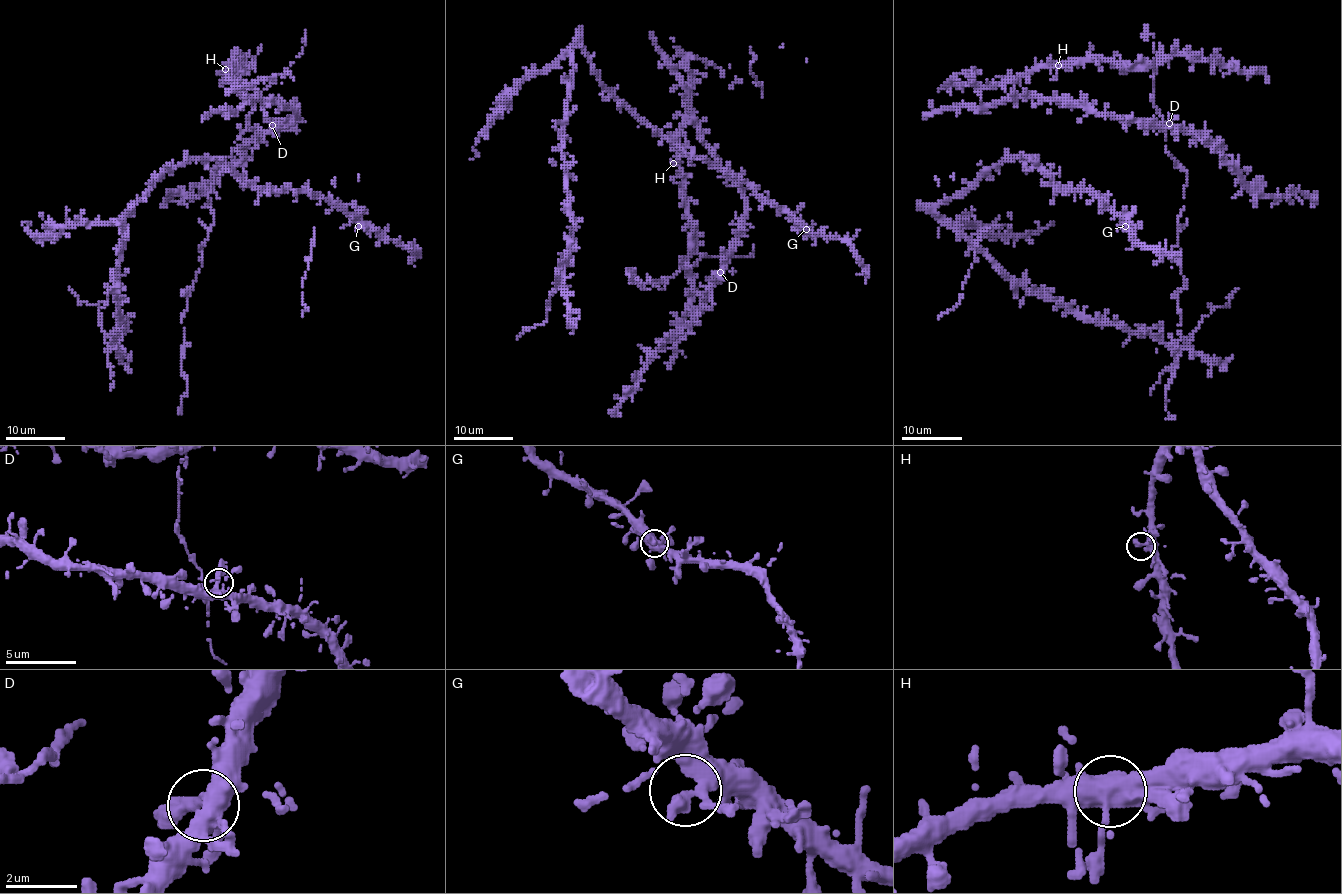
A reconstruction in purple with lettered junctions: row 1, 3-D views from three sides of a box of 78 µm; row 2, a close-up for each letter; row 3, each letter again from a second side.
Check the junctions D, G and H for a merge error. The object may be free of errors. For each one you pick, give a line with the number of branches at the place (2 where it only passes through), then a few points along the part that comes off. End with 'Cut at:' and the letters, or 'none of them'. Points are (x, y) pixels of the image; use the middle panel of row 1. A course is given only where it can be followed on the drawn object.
Cut at: none of them

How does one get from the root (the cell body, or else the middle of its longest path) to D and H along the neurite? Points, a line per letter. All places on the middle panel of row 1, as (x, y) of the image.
D: (689, 123), (695, 120), (705, 147), (744, 194), (745, 222), (732, 254), (720, 272)
H: (689, 123), (692, 104), (688, 91), (693, 89), (688, 82), (691, 91), (673, 163)

